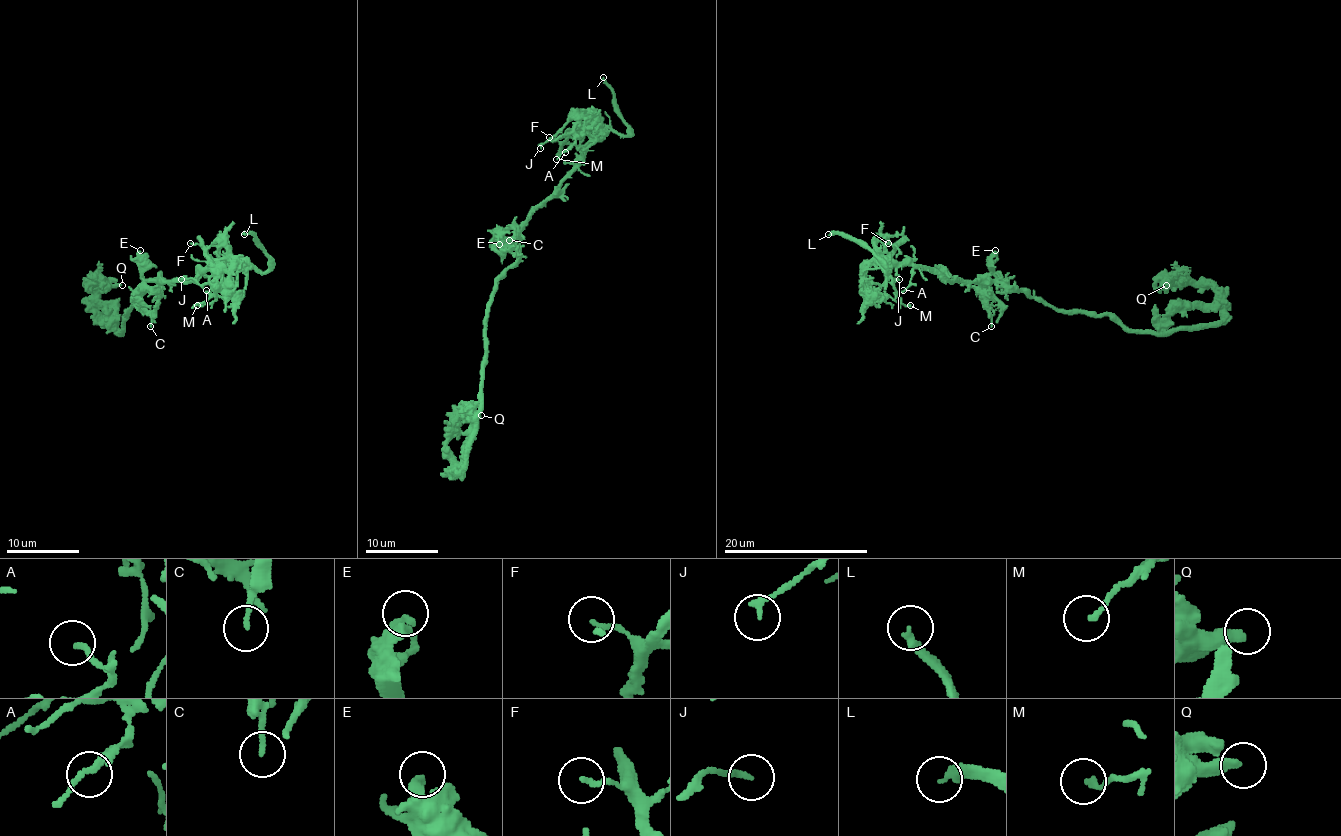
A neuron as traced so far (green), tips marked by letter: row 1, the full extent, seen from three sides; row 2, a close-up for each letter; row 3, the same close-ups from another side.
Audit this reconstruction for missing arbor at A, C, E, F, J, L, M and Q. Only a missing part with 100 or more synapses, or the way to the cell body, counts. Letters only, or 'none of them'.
L

